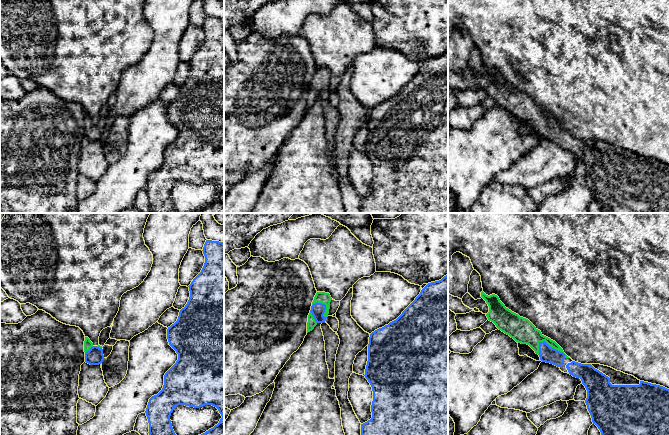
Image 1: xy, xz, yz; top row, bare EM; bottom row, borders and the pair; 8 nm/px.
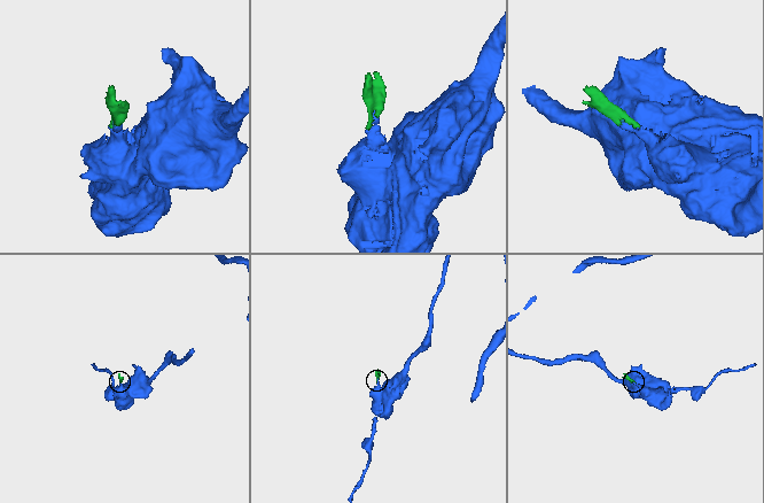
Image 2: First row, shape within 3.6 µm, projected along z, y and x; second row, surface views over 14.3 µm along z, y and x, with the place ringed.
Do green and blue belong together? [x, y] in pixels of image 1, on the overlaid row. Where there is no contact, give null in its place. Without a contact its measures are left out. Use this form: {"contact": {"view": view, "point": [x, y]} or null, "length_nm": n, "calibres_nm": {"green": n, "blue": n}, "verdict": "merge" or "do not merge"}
{"contact": {"view": "yz", "point": [553, 347]}, "length_nm": 260, "calibres_nm": {"green": 180, "blue": 130}, "verdict": "do not merge"}

